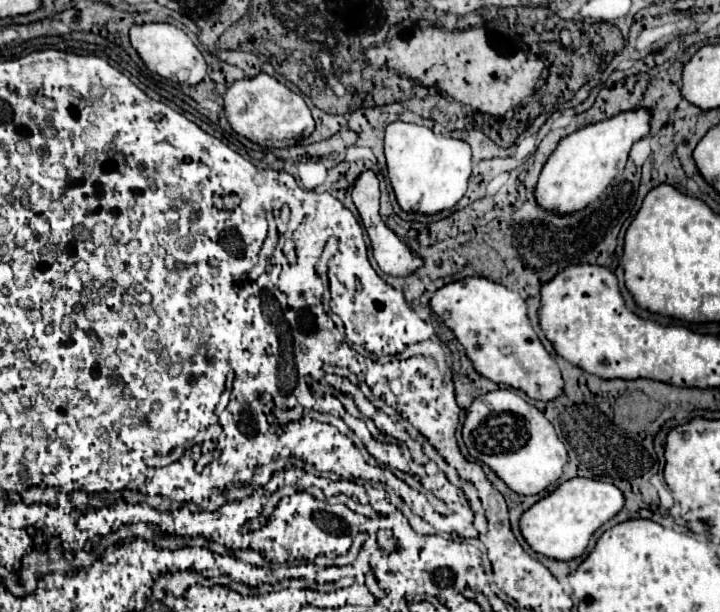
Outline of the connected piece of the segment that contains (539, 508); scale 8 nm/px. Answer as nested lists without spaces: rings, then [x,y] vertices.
[[[571,478],[559,484],[549,496],[541,498],[529,510],[521,514],[519,528],[525,542],[537,554],[553,560],[573,560],[583,554],[591,534],[611,520],[623,506],[623,494],[619,488],[607,482],[597,482],[589,478]]]

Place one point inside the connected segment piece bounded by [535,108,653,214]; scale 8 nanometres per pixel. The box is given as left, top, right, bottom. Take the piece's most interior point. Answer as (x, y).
(584, 163)

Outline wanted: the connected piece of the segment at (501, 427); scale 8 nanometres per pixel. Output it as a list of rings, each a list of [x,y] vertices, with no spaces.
[[[495,390],[487,392],[485,398],[475,398],[467,410],[461,436],[469,456],[487,464],[517,494],[543,492],[559,480],[567,462],[567,450],[557,438],[553,424],[511,390]]]

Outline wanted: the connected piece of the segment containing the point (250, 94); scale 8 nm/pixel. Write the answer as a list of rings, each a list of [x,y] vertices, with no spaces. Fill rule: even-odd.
[[[265,72],[233,82],[223,96],[223,104],[231,128],[263,148],[291,148],[315,130],[315,120],[303,96],[291,92],[283,82]]]

